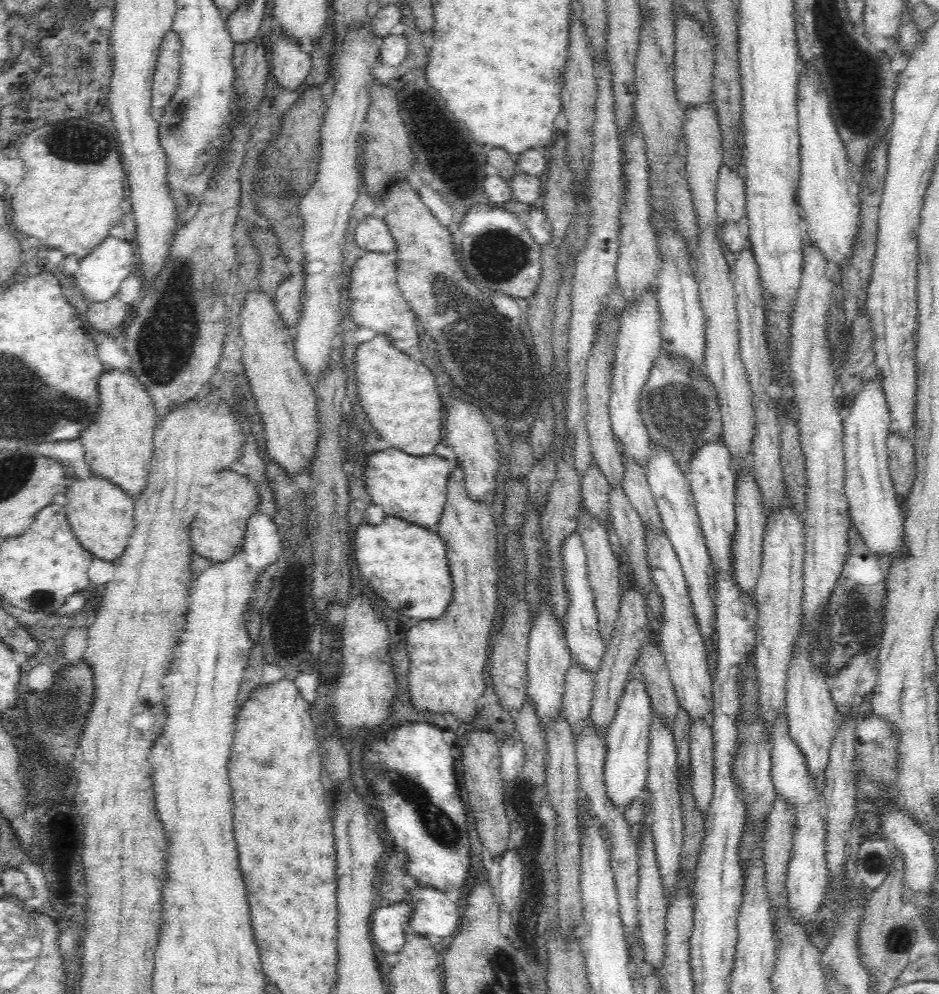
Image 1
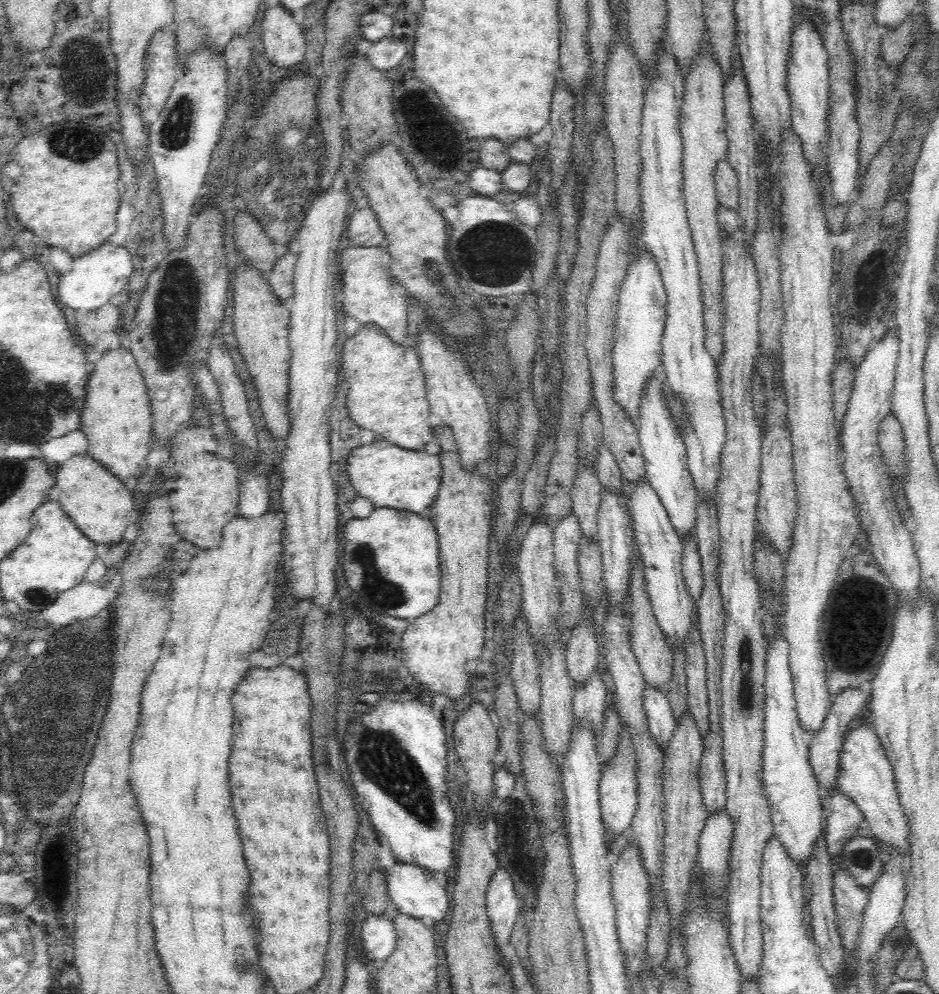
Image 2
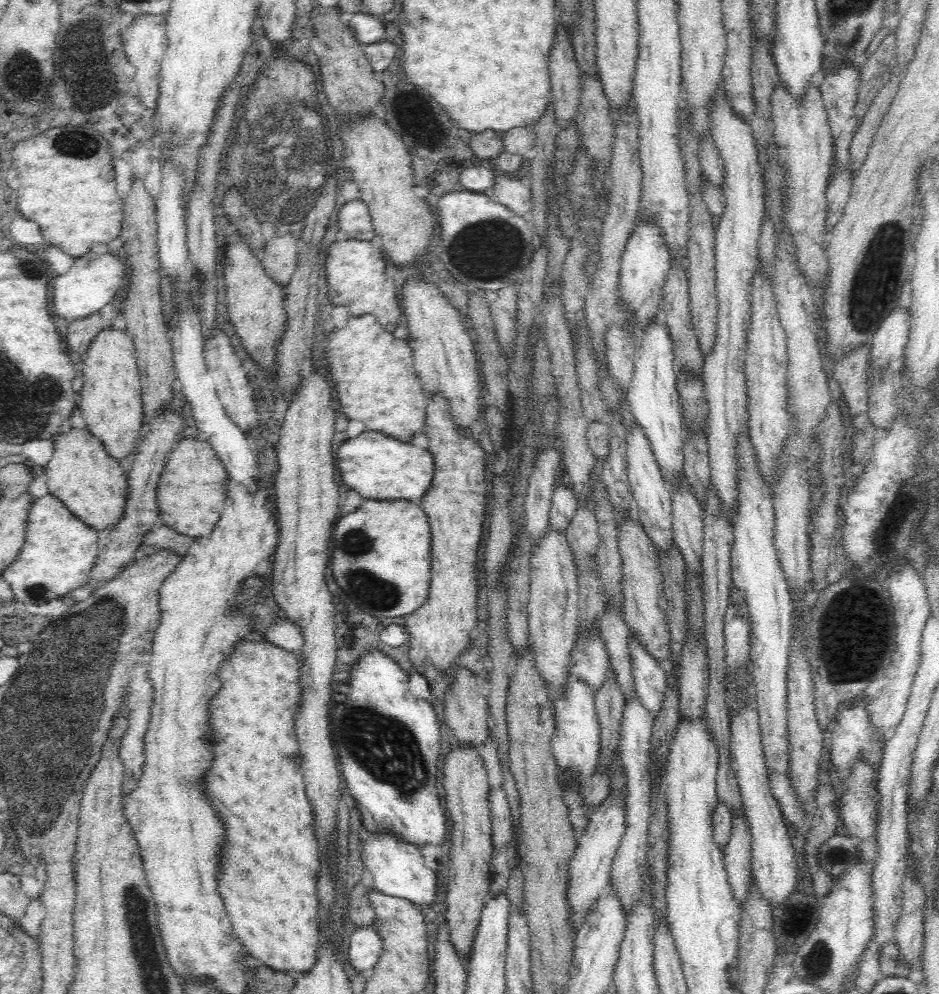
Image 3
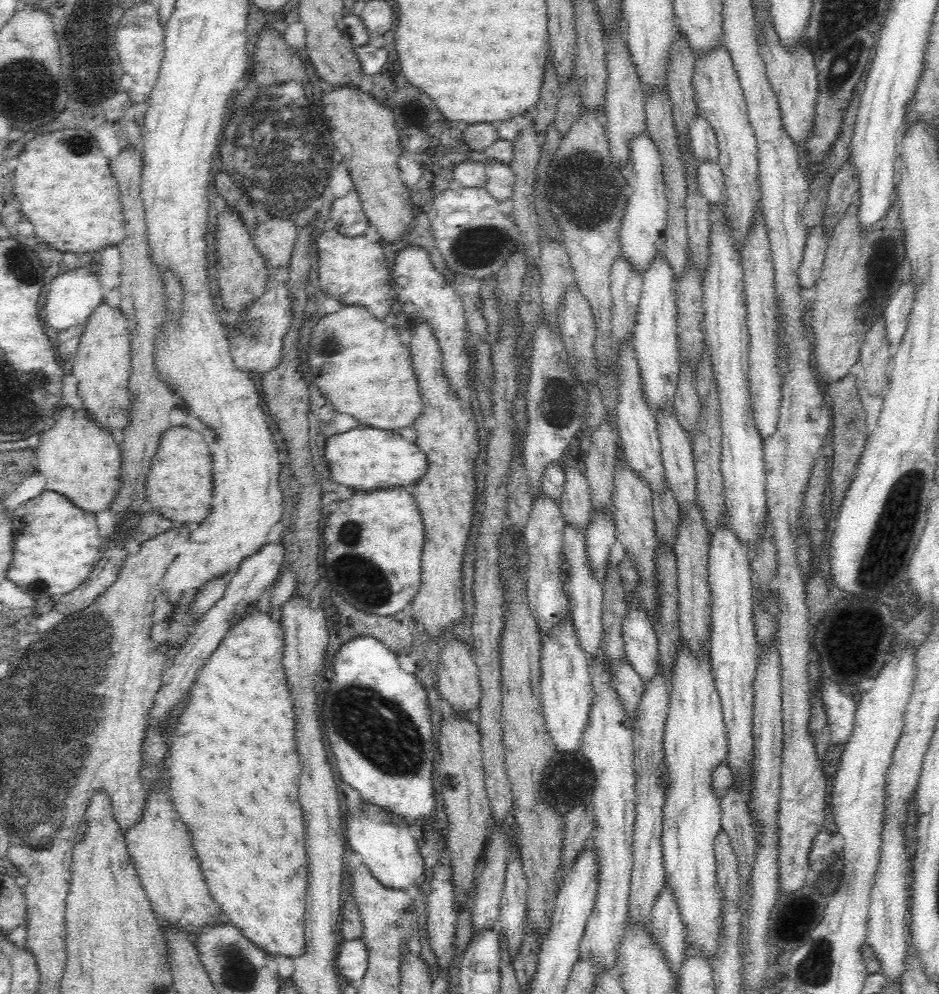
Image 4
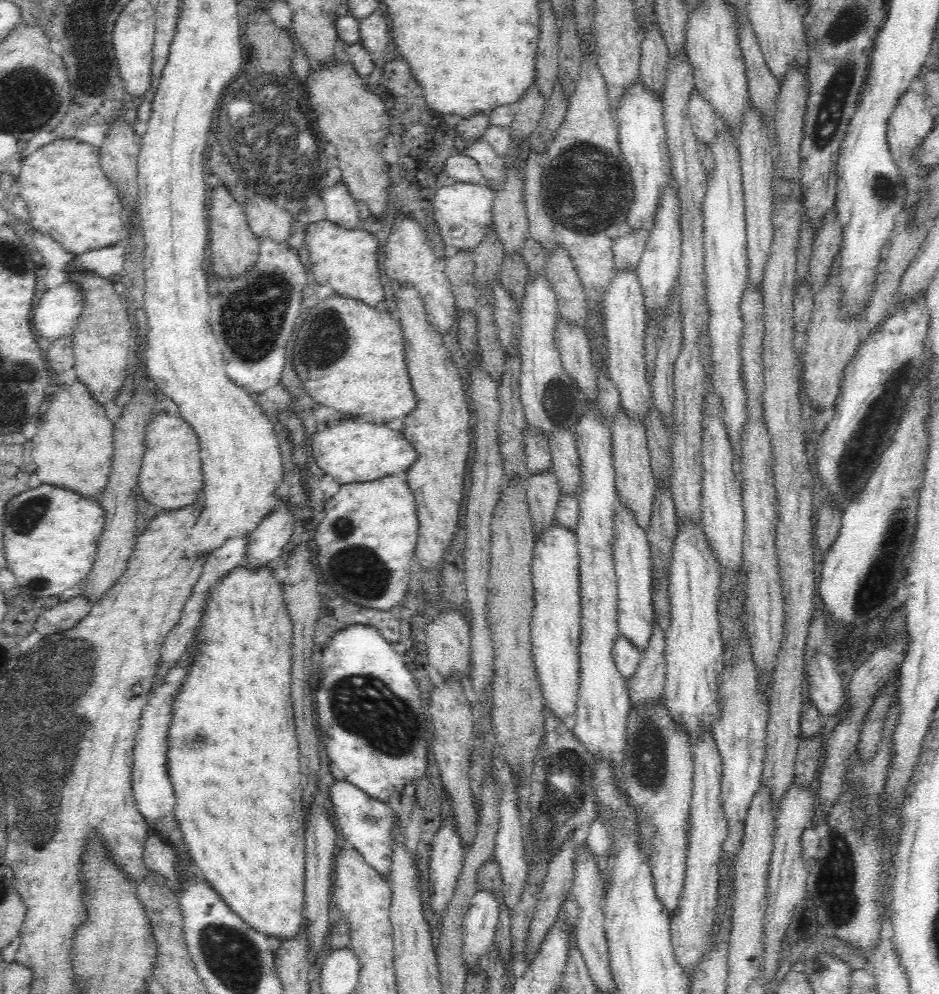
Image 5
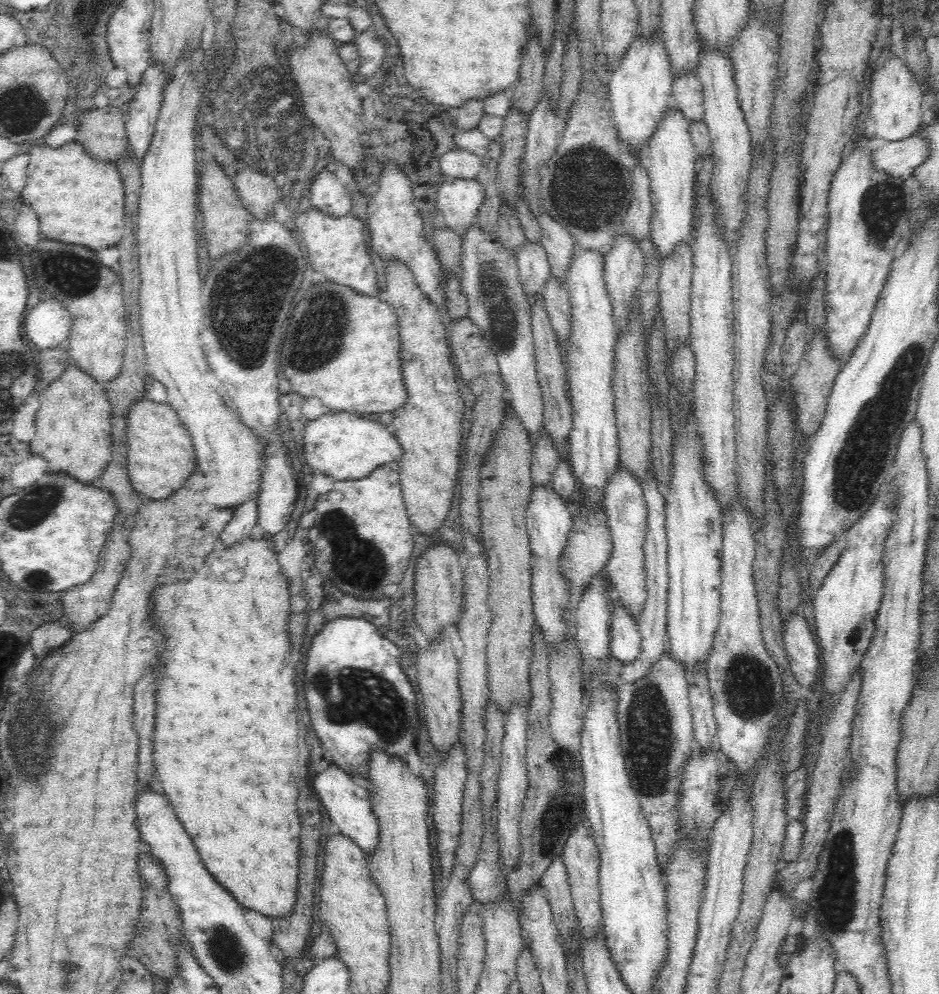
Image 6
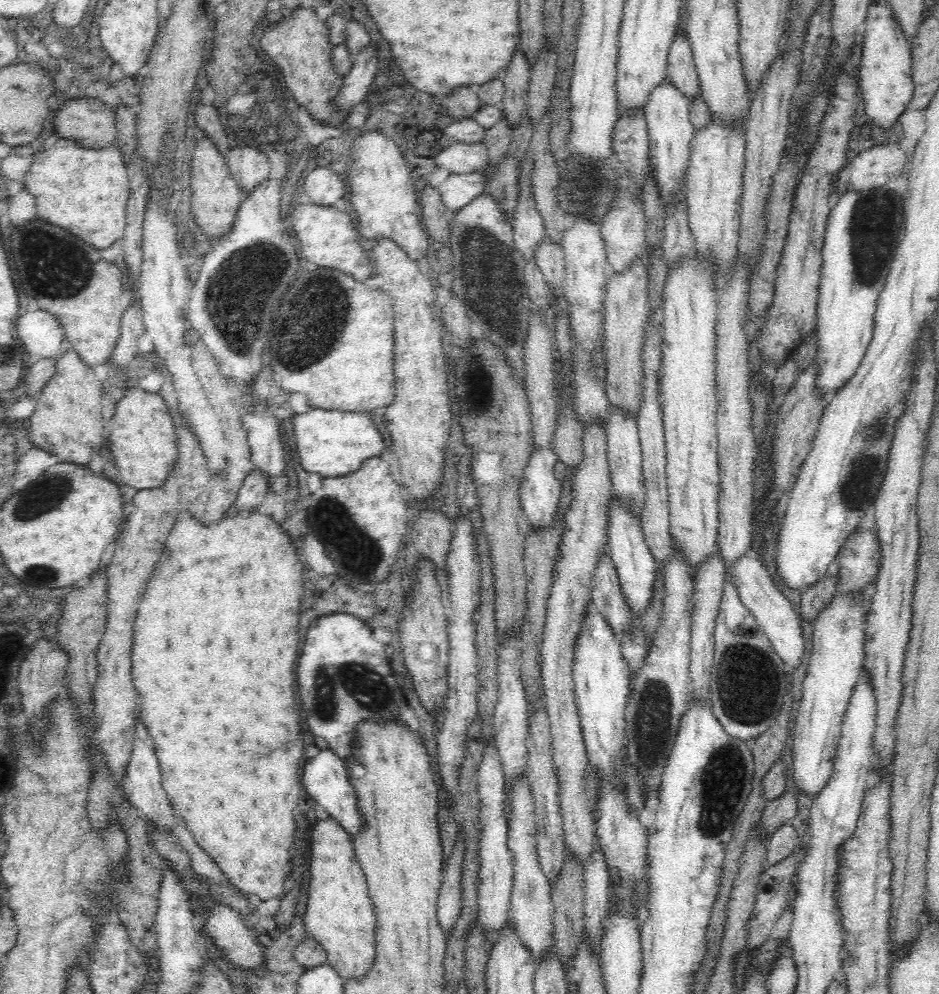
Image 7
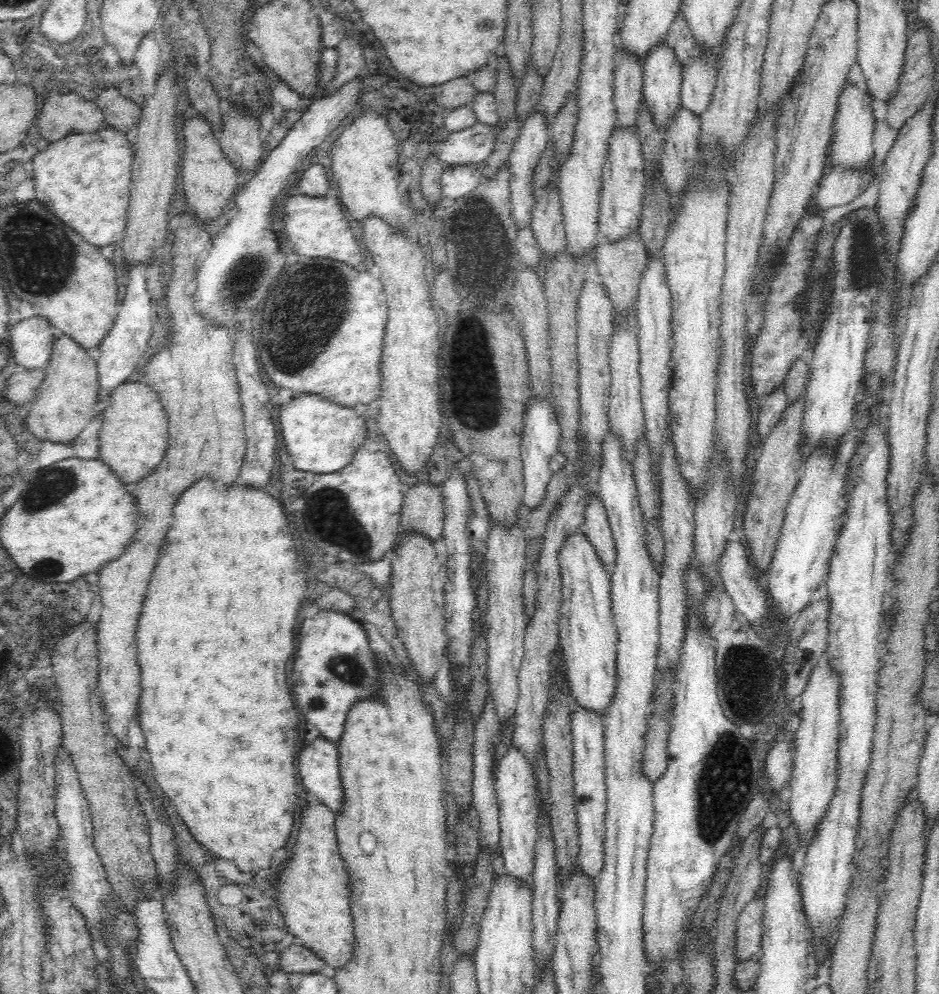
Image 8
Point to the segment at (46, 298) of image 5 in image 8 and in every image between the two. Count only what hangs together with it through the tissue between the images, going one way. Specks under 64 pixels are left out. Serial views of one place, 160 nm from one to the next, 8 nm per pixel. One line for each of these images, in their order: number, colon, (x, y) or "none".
6: (46, 326)
7: (40, 334)
8: (30, 341)

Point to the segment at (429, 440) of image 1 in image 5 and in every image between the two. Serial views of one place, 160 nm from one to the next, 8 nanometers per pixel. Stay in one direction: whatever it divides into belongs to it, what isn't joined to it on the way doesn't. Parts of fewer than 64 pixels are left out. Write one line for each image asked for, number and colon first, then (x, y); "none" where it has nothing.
2: (386, 394)
3: (373, 377)
4: (356, 361)
5: (349, 356)

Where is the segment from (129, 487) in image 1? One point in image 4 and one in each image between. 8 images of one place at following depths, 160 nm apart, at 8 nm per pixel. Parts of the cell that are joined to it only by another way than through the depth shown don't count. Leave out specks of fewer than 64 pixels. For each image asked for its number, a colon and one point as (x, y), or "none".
2: (116, 419)
3: (110, 400)
4: (101, 366)

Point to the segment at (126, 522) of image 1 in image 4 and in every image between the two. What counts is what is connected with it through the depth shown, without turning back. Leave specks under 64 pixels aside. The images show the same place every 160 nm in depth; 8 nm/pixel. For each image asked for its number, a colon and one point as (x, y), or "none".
2: (97, 502)
3: (81, 473)
4: (79, 459)

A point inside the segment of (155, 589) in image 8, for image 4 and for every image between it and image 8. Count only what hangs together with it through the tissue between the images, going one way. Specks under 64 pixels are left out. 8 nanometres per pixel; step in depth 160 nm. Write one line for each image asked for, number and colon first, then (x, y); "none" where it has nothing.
4: (233, 769)
5: (232, 760)
6: (225, 729)
7: (215, 639)

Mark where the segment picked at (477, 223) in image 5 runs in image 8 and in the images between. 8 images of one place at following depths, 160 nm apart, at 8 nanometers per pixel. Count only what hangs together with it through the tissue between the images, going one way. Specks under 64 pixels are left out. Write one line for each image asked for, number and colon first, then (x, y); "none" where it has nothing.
6: (458, 199)
7: (457, 190)
8: (457, 180)

